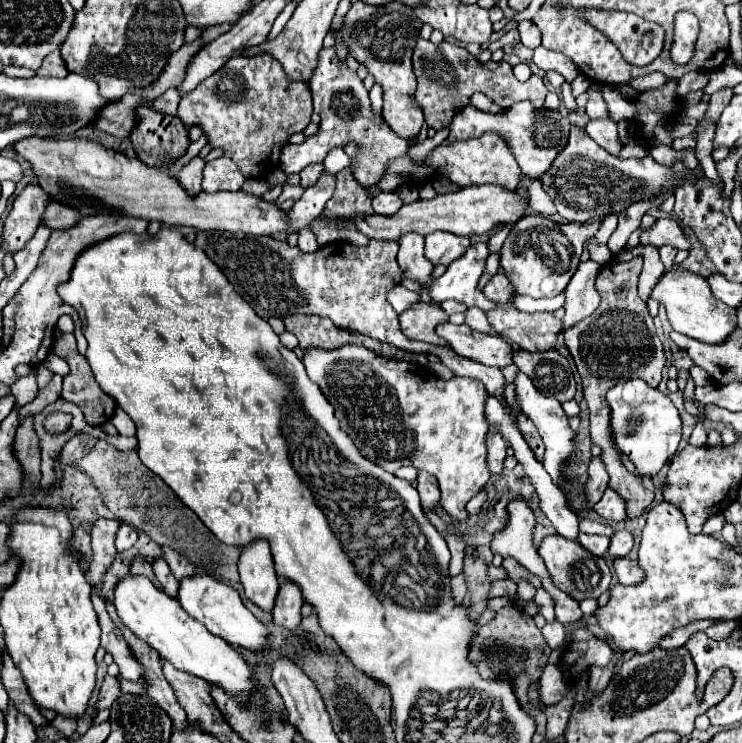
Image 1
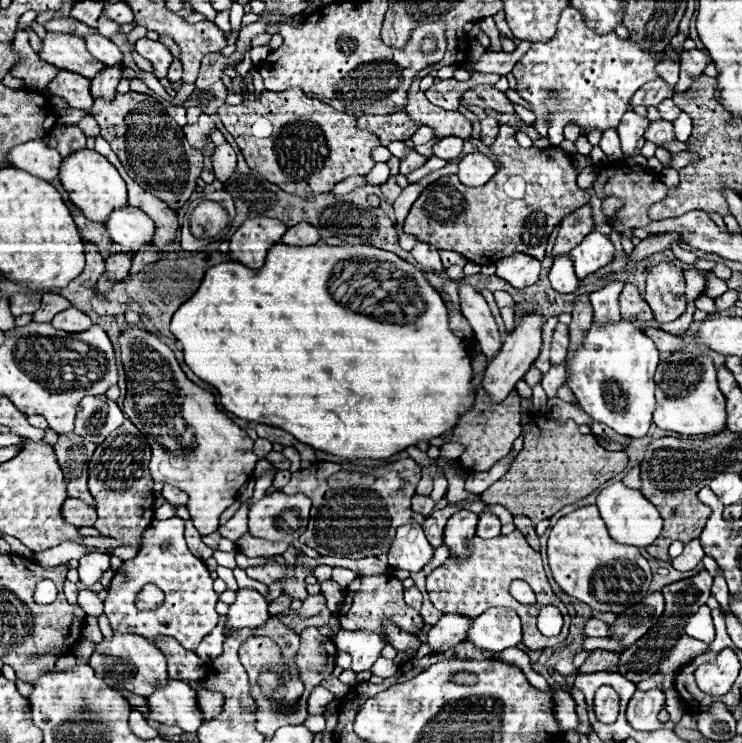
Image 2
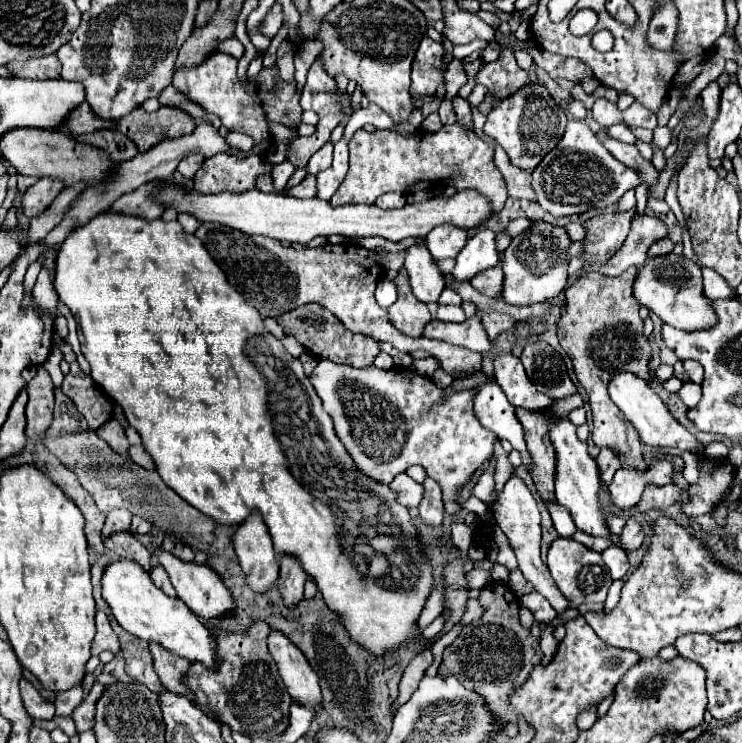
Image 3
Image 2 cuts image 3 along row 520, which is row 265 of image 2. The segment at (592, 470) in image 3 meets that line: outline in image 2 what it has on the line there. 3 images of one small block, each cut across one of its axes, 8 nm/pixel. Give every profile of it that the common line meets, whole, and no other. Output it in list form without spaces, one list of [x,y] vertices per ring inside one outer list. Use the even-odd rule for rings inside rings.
[[[594,232],[594,234],[588,234],[570,252],[570,258],[574,262],[576,276],[586,278],[588,274],[592,274],[592,272],[600,270],[602,266],[606,266],[608,262],[612,262],[614,254],[616,254],[616,248],[610,242],[610,238],[602,232]]]

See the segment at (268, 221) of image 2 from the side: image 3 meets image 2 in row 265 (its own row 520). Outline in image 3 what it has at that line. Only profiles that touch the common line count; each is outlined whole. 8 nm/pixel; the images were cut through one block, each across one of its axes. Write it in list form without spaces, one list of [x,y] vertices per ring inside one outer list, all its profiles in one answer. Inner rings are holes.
[[[258,510],[238,524],[236,532],[232,534],[232,546],[246,574],[246,582],[254,592],[266,592],[266,588],[276,584],[280,564],[272,548],[268,528]]]

